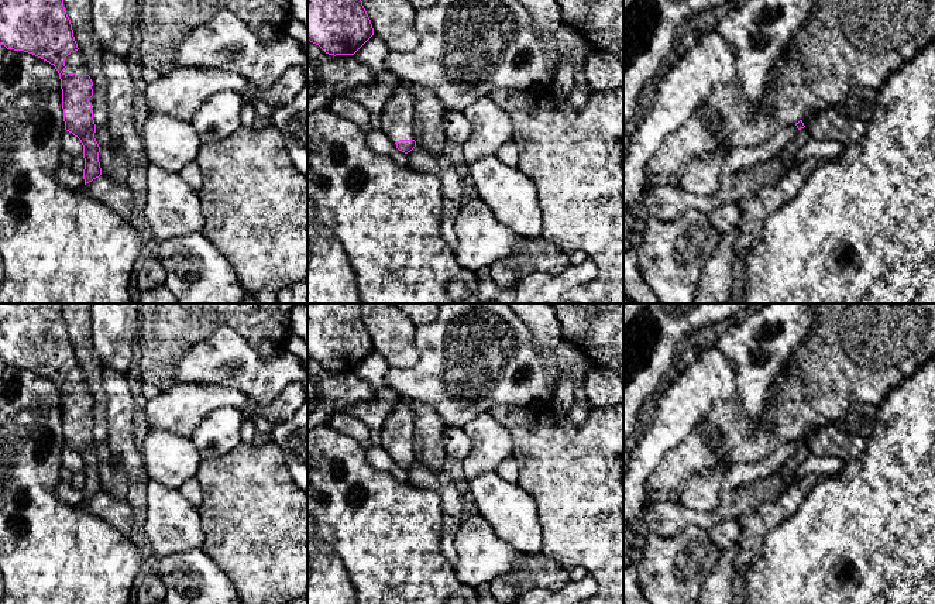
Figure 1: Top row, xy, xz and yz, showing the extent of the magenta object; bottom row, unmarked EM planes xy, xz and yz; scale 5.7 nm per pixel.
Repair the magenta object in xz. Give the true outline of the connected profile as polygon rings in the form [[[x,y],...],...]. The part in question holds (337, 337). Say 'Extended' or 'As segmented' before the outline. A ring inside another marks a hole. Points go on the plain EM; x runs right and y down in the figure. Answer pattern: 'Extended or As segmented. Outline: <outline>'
As segmented. Outline: [[[307,303],[307,357],[329,371],[354,371],[372,351],[361,303]]]

